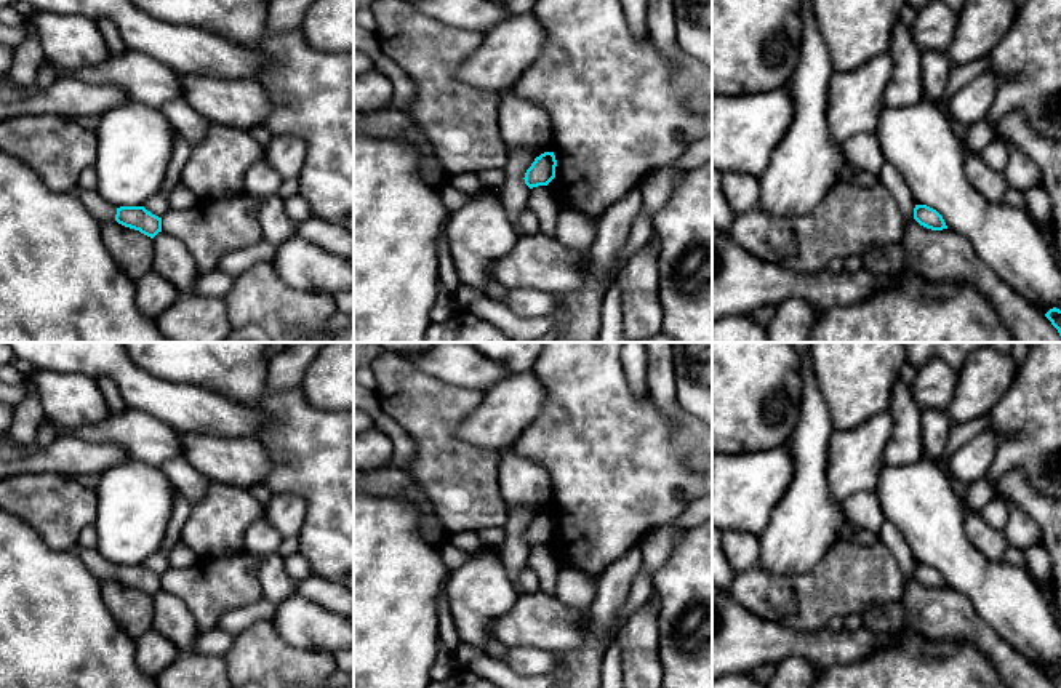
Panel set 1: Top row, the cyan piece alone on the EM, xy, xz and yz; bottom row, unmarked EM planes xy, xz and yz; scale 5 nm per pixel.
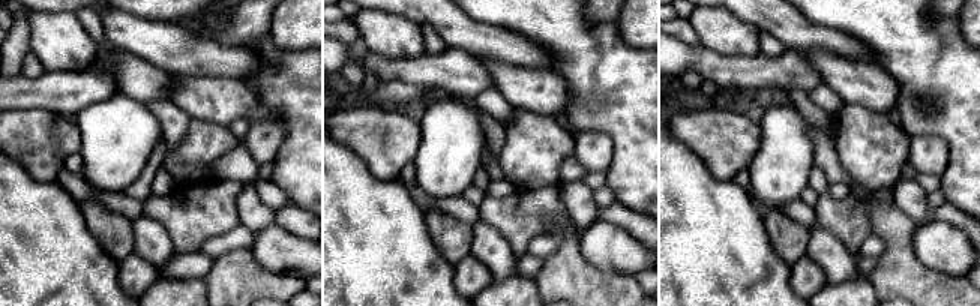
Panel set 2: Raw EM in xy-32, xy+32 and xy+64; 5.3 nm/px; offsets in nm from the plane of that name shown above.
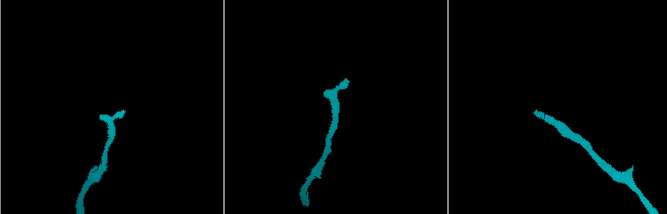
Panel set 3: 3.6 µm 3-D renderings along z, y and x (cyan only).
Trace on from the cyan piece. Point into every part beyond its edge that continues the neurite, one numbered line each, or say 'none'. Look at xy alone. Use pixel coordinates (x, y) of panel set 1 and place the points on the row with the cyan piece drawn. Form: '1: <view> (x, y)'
1: xy (103, 212)

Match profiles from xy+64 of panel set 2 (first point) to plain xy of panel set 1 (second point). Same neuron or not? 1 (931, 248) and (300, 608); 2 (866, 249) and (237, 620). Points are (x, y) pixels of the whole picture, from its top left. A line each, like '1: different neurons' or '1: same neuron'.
1: same neuron
2: same neuron

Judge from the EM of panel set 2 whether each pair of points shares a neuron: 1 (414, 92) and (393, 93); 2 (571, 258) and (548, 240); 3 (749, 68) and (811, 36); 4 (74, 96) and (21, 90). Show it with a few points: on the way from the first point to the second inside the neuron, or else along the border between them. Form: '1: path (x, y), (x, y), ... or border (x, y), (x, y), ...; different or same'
1: path (410, 93), (398, 93); same
2: border (560, 233), (560, 245), (544, 260); different
3: border (787, 48), (794, 48), (800, 53); different
4: path (60, 93), (35, 93); same

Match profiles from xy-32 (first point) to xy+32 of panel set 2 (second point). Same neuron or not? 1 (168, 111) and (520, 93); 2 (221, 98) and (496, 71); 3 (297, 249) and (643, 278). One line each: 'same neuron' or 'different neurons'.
1: different neurons
2: same neuron
3: different neurons

